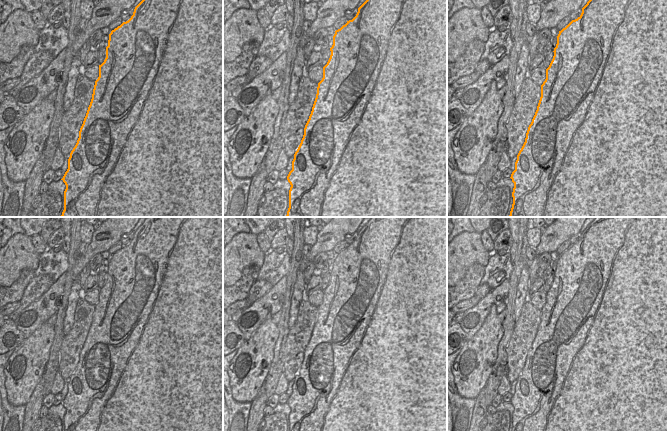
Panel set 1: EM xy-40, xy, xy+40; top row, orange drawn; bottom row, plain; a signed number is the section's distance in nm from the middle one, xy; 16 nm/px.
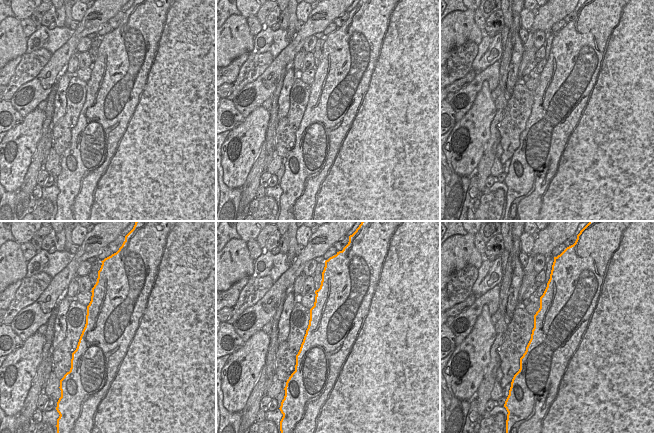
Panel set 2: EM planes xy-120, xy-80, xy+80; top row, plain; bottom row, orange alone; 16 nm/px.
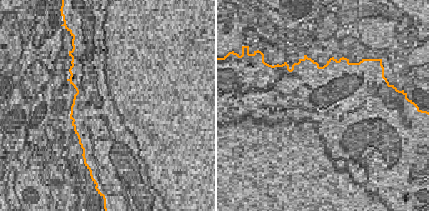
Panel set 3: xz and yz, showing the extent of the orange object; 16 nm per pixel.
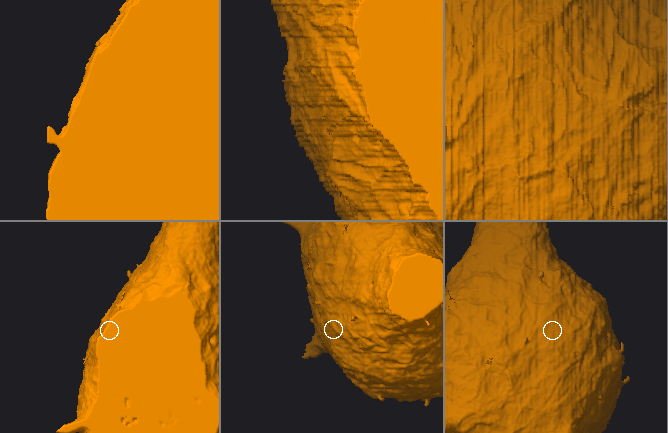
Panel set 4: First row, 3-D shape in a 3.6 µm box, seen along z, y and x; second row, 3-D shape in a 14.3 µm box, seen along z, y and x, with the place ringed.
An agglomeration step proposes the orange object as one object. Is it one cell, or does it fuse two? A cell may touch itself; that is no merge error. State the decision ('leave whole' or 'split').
leave whole

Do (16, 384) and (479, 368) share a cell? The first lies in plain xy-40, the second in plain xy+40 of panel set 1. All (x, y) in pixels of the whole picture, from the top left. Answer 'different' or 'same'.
same

